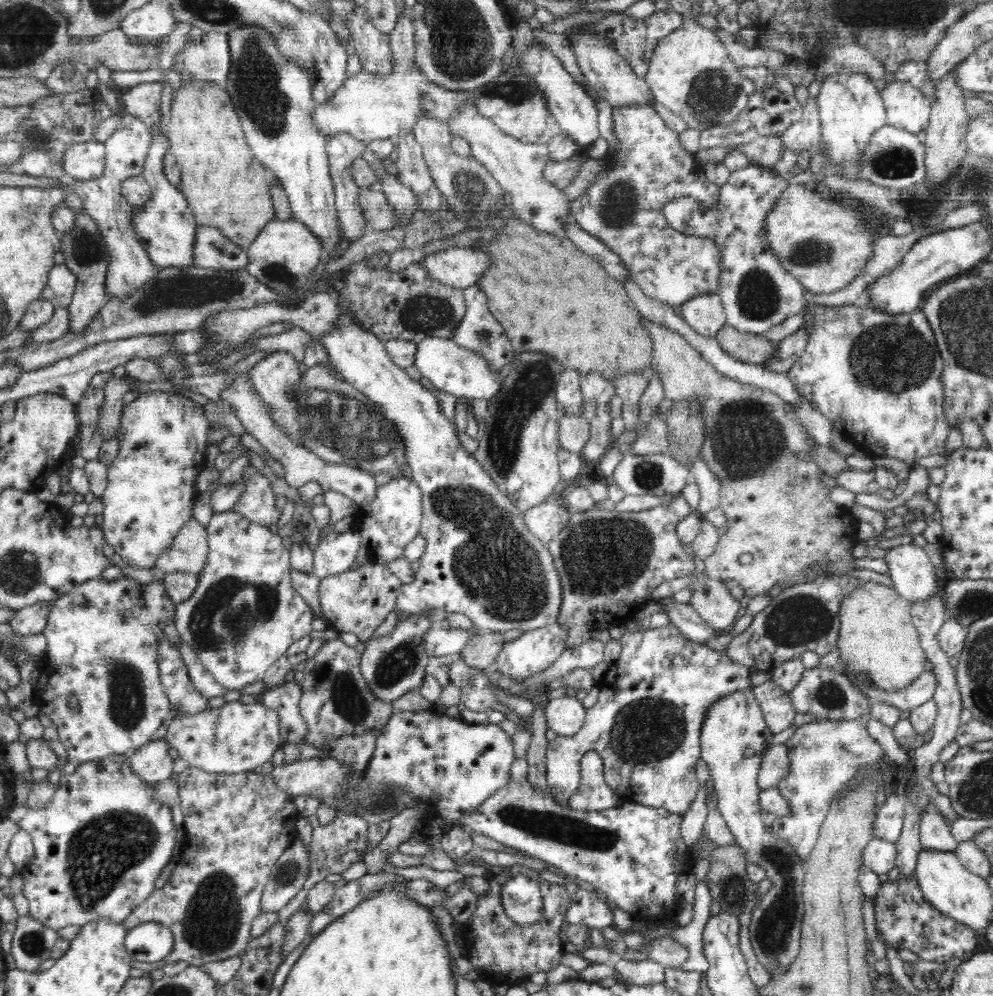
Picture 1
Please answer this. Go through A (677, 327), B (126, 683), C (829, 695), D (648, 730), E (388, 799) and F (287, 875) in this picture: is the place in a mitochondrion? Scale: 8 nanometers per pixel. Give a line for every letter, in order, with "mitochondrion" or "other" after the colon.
A: other
B: mitochondrion
C: mitochondrion
D: mitochondrion
E: mitochondrion
F: mitochondrion

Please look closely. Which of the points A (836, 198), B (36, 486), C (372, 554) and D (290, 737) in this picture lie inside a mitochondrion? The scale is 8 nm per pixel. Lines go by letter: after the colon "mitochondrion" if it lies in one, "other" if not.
A: other
B: other
C: other
D: other

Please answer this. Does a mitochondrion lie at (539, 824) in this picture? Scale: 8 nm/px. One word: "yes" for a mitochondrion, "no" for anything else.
yes

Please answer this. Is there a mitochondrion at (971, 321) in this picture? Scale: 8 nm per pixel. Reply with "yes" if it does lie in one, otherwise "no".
yes

